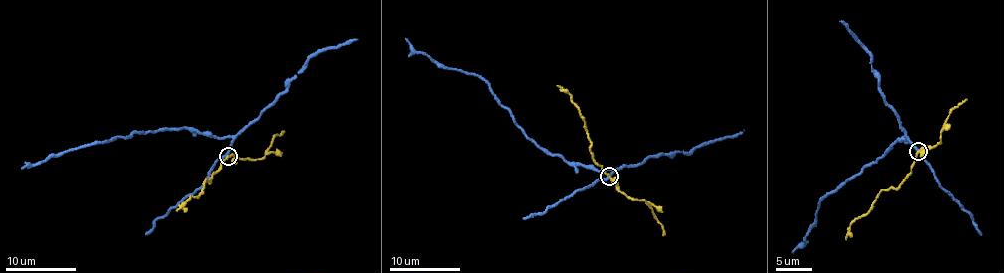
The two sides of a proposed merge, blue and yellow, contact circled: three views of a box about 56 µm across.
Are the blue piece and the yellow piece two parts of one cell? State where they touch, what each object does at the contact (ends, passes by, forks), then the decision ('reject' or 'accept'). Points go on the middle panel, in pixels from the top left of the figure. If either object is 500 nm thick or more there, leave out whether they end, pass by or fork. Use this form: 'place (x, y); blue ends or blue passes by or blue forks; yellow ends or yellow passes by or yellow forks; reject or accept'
place (609, 176); blue passes by; yellow passes by; reject

